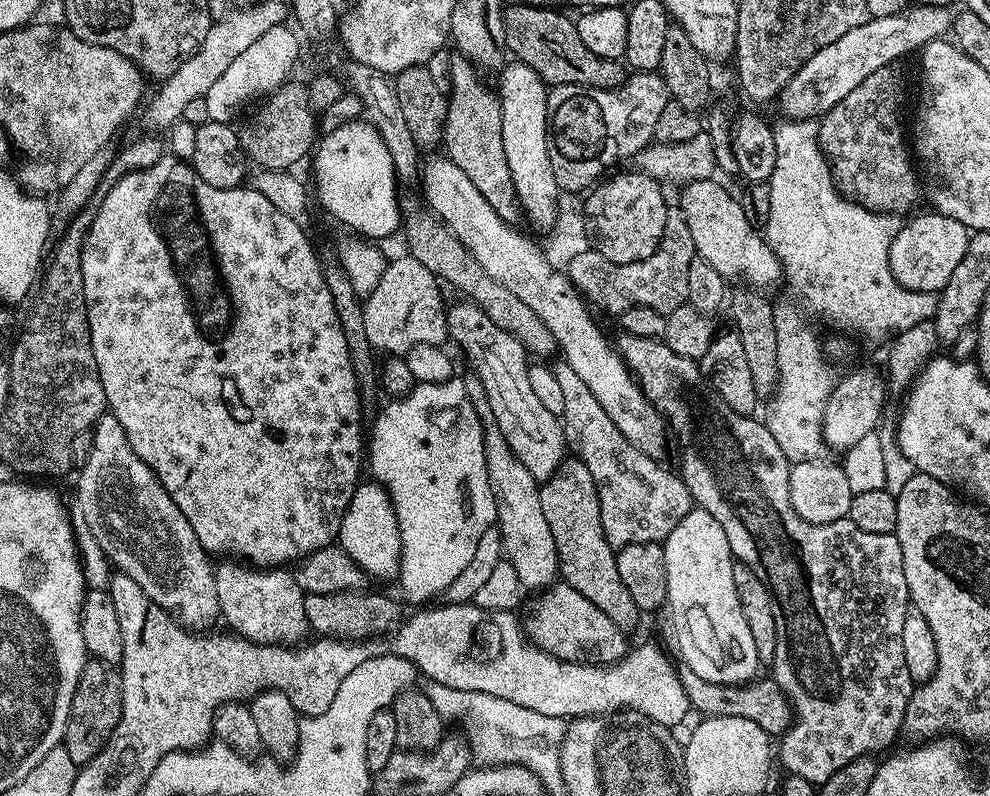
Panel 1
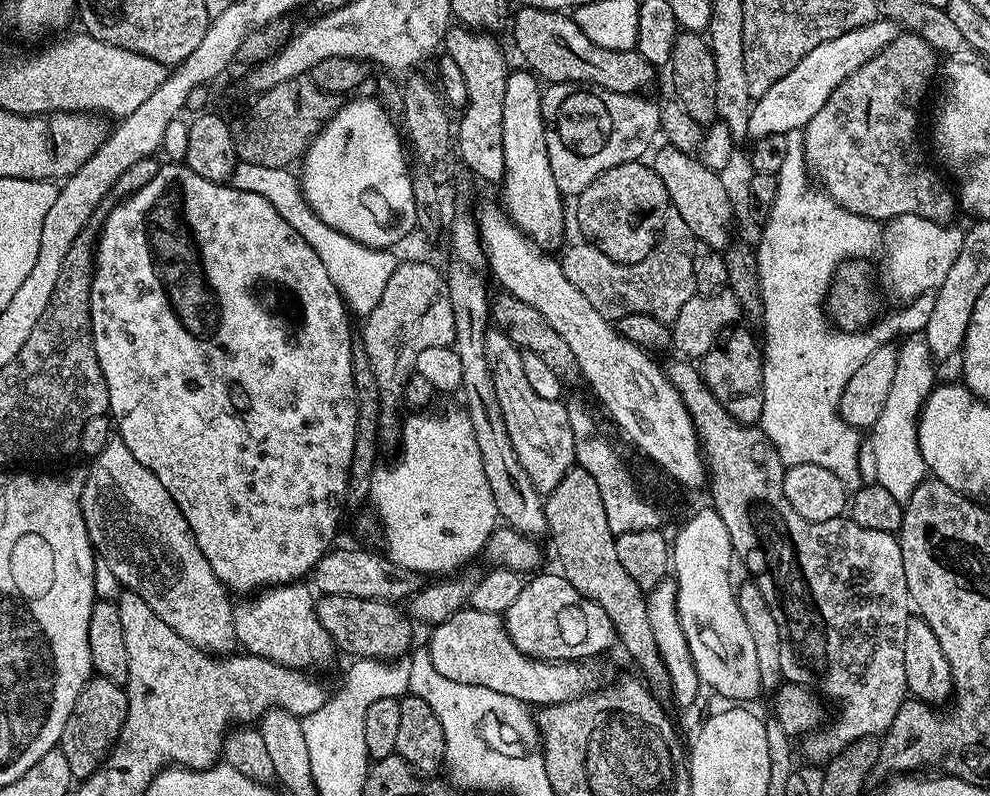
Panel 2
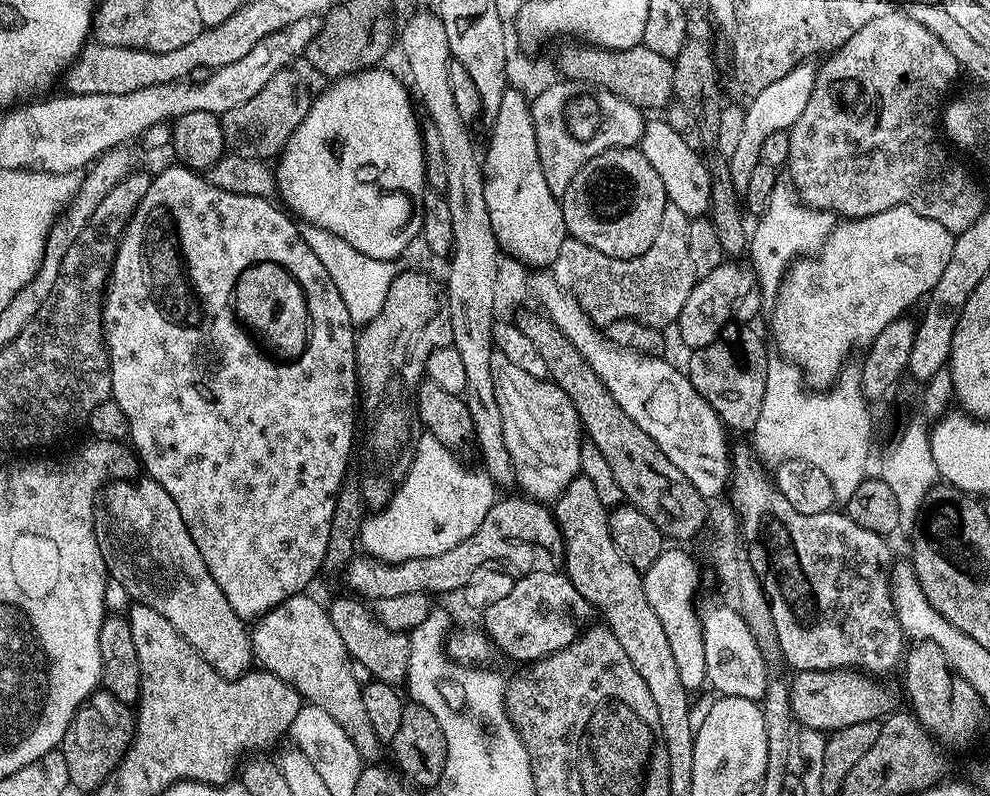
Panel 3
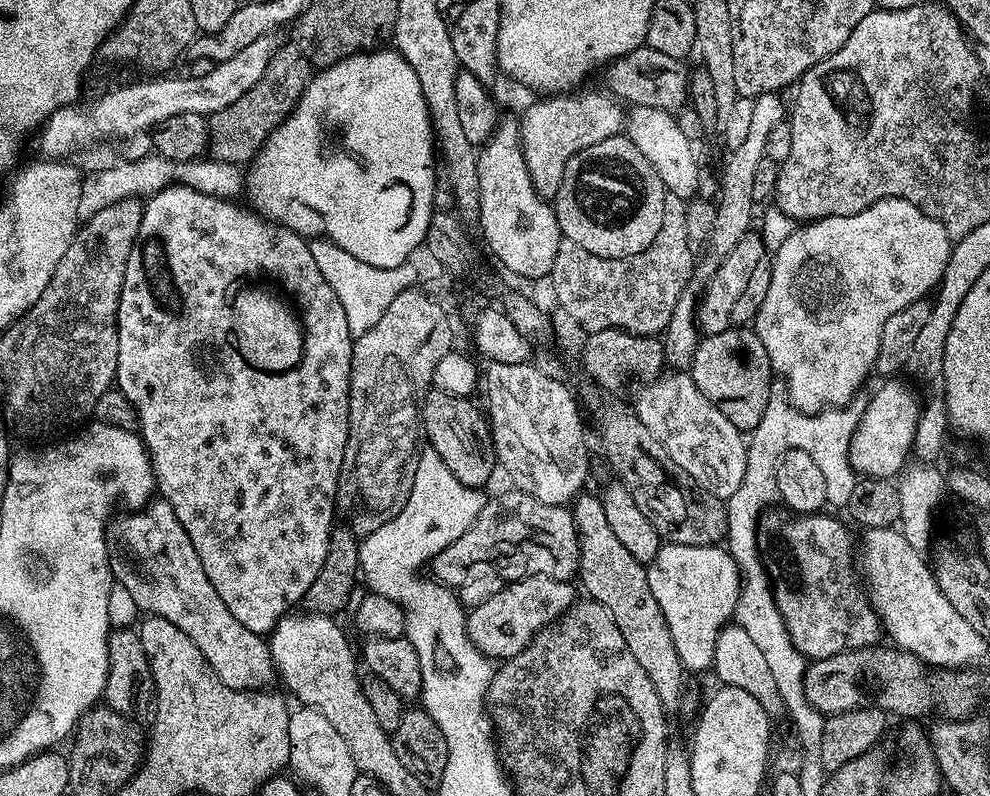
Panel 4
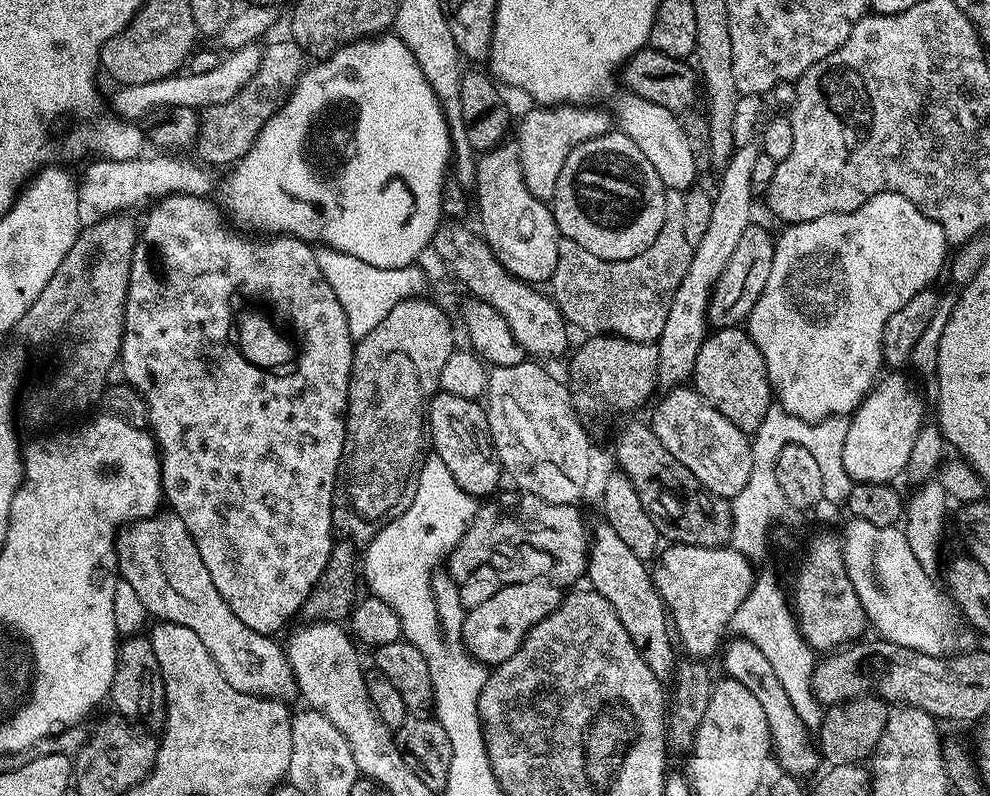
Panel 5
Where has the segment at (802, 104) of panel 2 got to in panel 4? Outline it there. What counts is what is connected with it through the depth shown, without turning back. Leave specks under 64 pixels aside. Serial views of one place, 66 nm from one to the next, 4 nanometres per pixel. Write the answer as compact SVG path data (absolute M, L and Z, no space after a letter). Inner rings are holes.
M768 92L764 96L757 96L751 101L752 109L747 113L750 118L750 130L746 130L746 138L738 142L736 148L731 149L727 154L728 161L724 164L724 177L720 180L720 200L715 203L716 217L714 218L713 232L709 235L706 247L708 256L704 261L697 263L694 268L697 277L710 278L716 272L716 265L719 261L738 246L739 240L746 235L752 225L752 207L757 203L754 198L754 173L758 170L758 162L766 157L766 138L770 138L770 130L774 126L785 123L786 104L780 101L781 97L775 92Z

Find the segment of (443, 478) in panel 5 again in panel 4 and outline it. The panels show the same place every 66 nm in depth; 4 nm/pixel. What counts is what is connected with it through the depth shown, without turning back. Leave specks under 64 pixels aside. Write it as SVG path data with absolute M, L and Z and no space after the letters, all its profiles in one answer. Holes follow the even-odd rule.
M424 450L420 454L408 503L400 507L397 516L386 520L382 526L378 526L378 530L360 540L360 571L363 583L365 580L373 593L384 595L401 607L404 611L403 635L411 644L420 644L420 649L416 651L418 660L428 660L428 668L436 668L436 660L444 660L444 668L452 668L452 660L468 660L468 647L472 643L468 637L466 609L460 603L457 593L427 575L419 576L416 571L423 564L425 567L439 552L446 550L450 542L466 534L474 518L478 518L485 499L485 493L481 489L458 482L458 478L450 474L450 466L446 466L446 462L442 462L436 452Z

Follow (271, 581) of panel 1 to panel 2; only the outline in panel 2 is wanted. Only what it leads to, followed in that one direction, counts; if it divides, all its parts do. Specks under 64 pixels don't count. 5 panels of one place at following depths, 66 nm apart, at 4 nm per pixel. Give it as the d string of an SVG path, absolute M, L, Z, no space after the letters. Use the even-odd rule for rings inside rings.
M307 583L280 584L277 588L265 588L251 598L244 598L241 604L237 603L232 609L234 614L234 630L236 643L247 655L266 658L271 664L281 664L287 668L297 670L316 670L320 668L334 653L334 645L330 634L318 622L316 613L317 597Z

